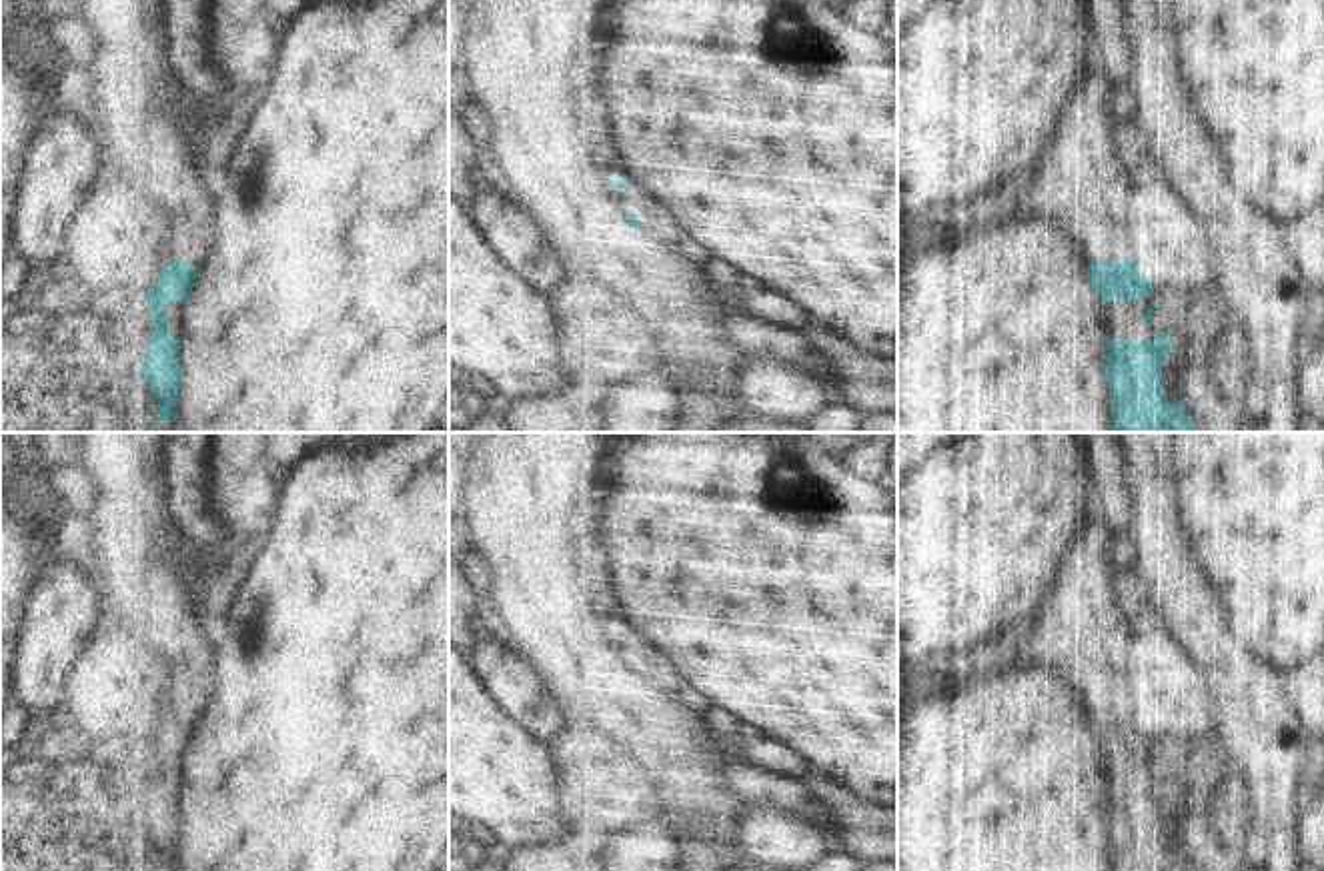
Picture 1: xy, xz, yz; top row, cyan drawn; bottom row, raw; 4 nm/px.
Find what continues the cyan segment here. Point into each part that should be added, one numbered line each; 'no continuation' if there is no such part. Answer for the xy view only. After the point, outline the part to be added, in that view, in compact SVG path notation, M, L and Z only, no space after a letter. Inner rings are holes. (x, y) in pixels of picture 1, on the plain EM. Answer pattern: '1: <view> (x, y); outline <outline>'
1: xy (139, 557); outline M80 432L78 459L70 487L76 495L76 531L88 569L98 585L104 615L128 623L132 631L164 637L158 663L166 671L162 691L170 711L200 715L216 683L214 635L198 607L198 577L190 567L190 543L174 521L172 495L162 485L150 432Z

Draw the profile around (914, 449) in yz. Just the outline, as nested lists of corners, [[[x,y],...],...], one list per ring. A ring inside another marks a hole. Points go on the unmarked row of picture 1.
[[[897,432],[897,479],[921,467],[935,451],[959,445],[973,432]]]

